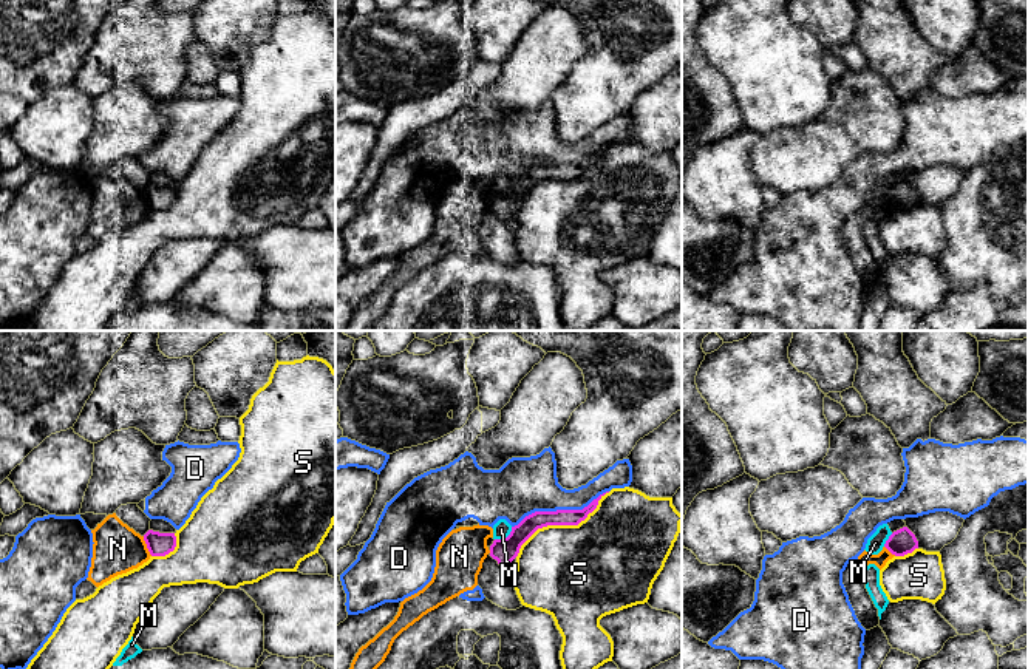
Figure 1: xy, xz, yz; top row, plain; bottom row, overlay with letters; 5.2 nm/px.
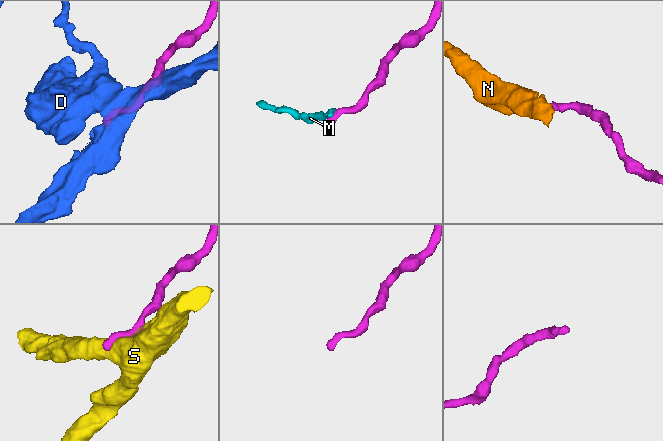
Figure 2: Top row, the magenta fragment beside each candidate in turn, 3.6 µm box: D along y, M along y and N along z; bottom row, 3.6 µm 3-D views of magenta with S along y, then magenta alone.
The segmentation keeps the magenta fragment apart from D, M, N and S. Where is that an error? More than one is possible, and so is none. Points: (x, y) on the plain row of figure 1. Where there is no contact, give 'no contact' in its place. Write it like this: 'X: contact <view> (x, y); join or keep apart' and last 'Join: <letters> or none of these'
D: contact xz (560, 164); keep apart
M: contact xz (504, 192); keep apart
N: contact xy (147, 200); keep apart
S: contact xz (561, 178); keep apart
Join: none of these

